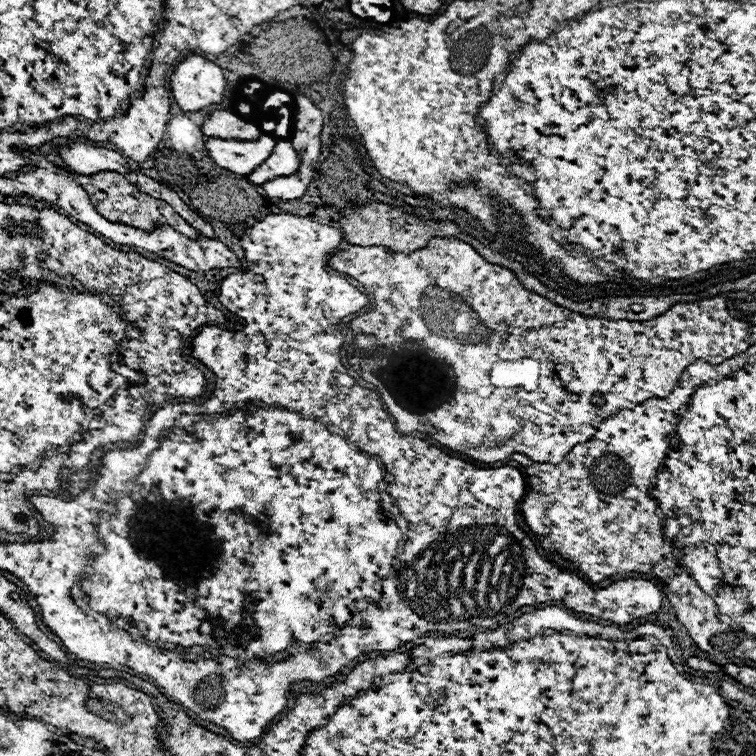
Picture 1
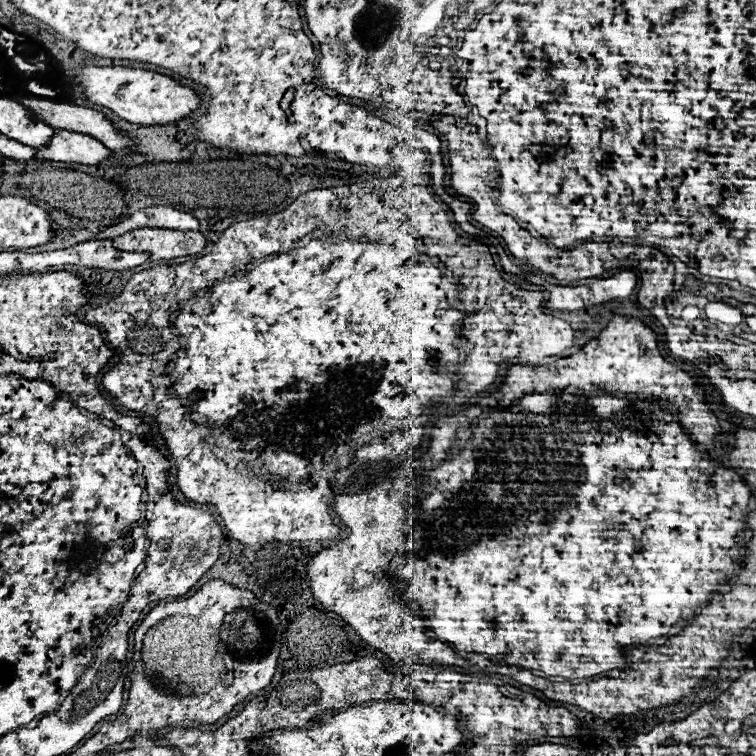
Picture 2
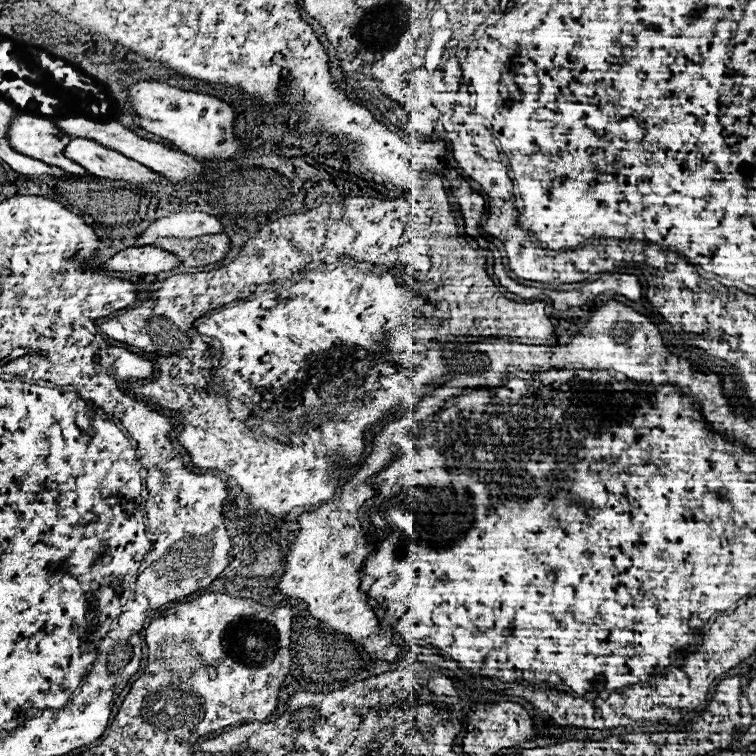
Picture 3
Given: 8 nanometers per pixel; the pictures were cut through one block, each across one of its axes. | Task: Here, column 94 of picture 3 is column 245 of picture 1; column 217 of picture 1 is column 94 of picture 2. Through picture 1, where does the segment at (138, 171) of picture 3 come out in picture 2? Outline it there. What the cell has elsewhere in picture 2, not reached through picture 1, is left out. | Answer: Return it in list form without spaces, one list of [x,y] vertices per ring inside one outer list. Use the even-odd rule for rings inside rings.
[[[54,130],[52,140],[36,150],[38,160],[56,160],[56,162],[74,162],[74,164],[98,164],[108,158],[112,152],[92,136]]]

